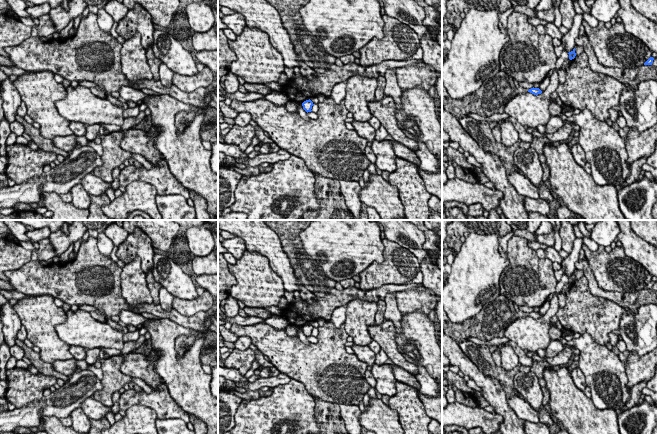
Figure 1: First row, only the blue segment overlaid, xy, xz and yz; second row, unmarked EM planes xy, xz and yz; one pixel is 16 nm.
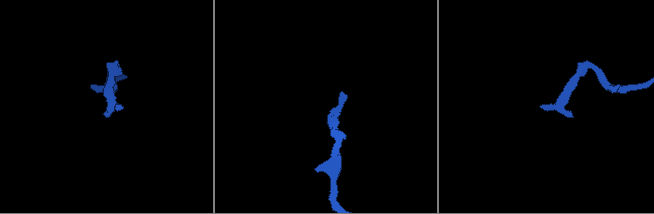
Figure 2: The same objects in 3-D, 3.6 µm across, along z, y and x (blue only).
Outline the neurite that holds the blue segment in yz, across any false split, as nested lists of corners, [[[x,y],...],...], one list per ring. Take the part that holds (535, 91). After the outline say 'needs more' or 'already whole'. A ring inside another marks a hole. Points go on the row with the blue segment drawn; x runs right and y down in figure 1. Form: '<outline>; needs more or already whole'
[[[500,70],[494,77],[485,80],[477,91],[463,99],[451,98],[442,83],[442,106],[458,120],[469,113],[491,117],[494,113],[503,113],[512,98],[526,92],[534,95],[542,93],[539,88],[524,89],[518,81]]]; needs more

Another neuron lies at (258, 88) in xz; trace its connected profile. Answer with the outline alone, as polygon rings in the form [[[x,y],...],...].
[[[245,83],[244,87],[248,92],[256,92],[256,93],[261,93],[262,95],[267,95],[272,92],[272,89],[267,87],[265,84],[250,84],[250,83]]]

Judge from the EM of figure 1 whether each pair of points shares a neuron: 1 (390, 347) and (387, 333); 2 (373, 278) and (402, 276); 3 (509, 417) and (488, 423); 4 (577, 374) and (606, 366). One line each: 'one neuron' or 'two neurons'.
1: one neuron
2: one neuron
3: two neurons
4: two neurons

